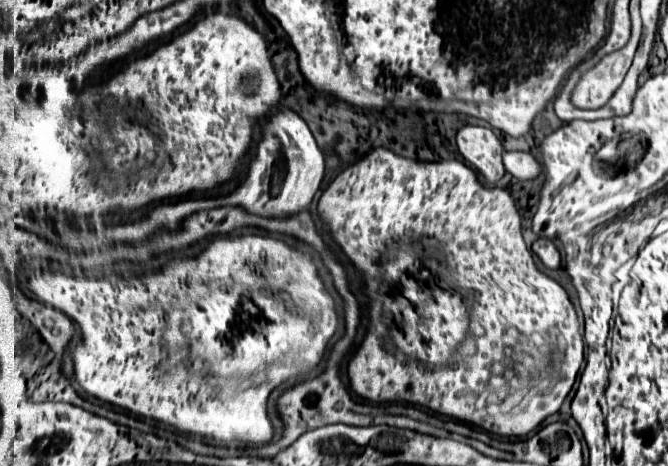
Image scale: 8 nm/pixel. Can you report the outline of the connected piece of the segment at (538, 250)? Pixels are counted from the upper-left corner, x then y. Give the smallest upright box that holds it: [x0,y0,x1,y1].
[531,238,561,270]

